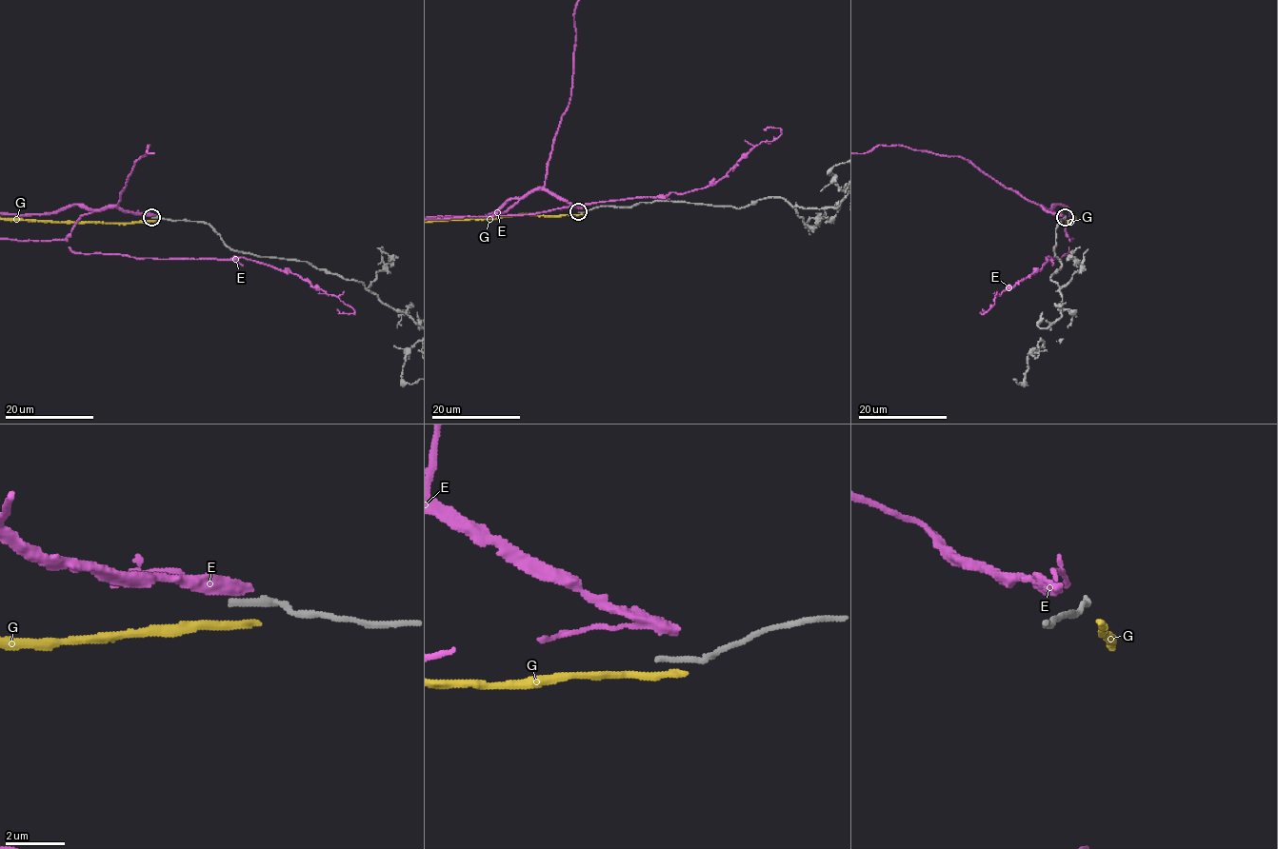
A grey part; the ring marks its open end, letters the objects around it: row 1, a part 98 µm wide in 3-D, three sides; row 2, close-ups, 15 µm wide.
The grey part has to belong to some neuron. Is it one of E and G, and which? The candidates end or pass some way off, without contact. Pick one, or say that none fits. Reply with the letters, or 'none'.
none

